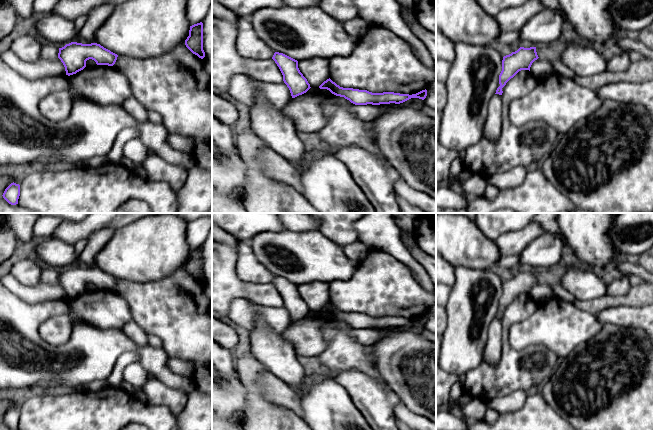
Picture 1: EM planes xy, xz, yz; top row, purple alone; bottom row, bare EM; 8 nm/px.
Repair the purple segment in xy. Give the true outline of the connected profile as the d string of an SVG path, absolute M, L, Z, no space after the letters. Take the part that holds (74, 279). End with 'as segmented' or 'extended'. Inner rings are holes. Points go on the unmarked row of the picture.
M71 266L59 272L58 277L58 282L63 287L68 300L83 294L86 291L86 285L89 283L94 284L97 289L113 290L117 281L117 278L97 267Z | as segmented

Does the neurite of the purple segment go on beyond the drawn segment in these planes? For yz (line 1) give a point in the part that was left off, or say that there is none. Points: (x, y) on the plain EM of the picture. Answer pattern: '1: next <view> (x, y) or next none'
1: next none

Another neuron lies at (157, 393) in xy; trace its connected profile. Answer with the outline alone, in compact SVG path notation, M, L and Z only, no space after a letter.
M155 377L148 378L141 387L141 392L146 395L150 404L167 406L177 415L184 409L188 400L186 392L169 387Z

